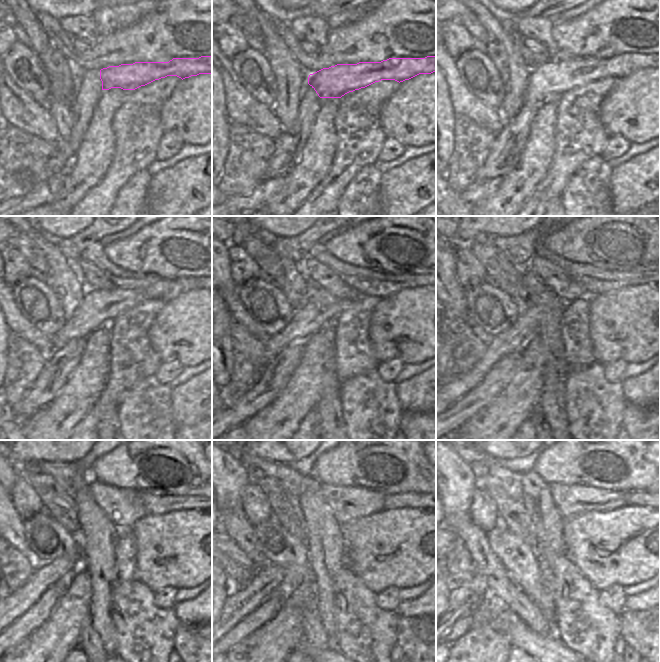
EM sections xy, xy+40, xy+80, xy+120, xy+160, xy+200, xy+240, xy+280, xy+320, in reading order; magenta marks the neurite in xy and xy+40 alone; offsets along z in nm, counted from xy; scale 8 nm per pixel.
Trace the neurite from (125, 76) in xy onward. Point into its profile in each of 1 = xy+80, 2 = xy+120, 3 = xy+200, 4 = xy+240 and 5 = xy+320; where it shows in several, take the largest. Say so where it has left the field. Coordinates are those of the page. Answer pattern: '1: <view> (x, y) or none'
1: xy+80 (553, 79)
2: xy+120 (98, 308)
3: xy+200 (512, 340)
4: xy+240 (11, 606)
5: xy+320 (465, 597)

